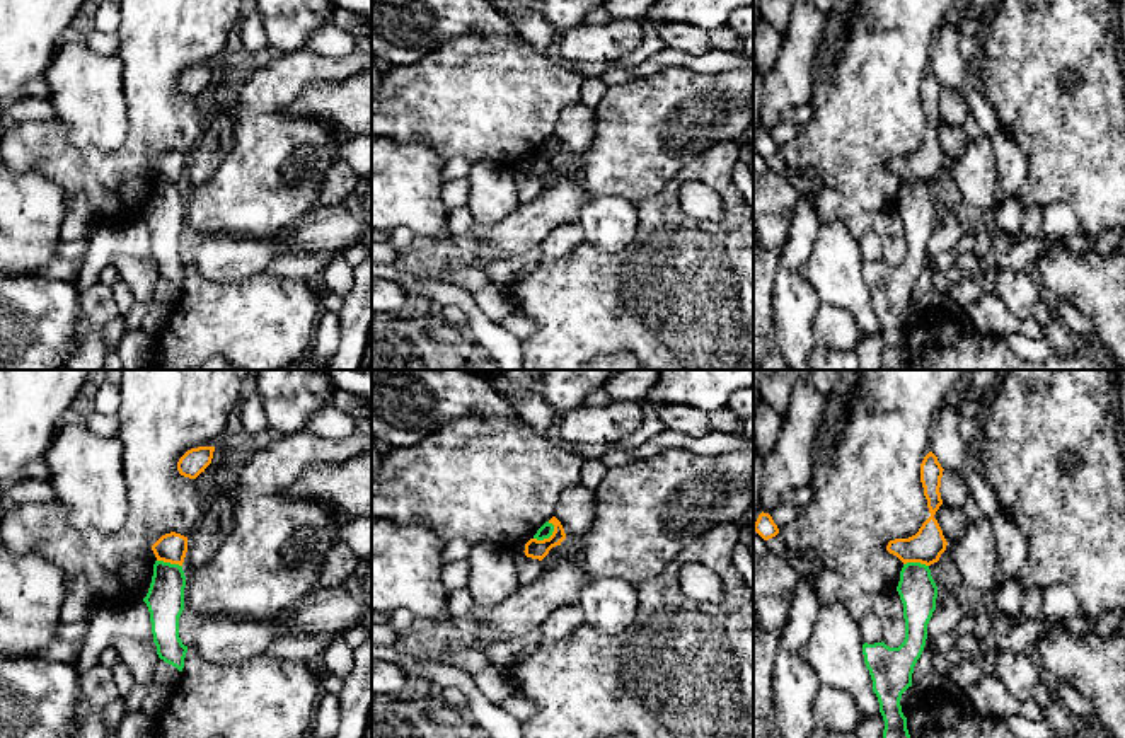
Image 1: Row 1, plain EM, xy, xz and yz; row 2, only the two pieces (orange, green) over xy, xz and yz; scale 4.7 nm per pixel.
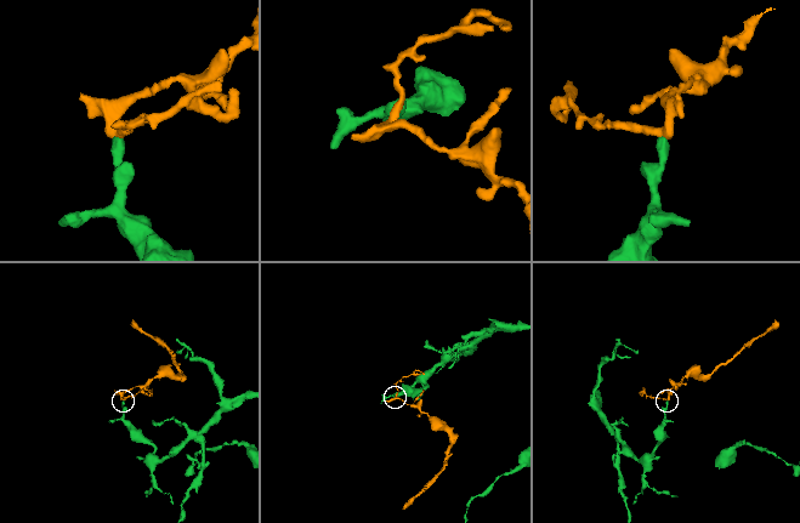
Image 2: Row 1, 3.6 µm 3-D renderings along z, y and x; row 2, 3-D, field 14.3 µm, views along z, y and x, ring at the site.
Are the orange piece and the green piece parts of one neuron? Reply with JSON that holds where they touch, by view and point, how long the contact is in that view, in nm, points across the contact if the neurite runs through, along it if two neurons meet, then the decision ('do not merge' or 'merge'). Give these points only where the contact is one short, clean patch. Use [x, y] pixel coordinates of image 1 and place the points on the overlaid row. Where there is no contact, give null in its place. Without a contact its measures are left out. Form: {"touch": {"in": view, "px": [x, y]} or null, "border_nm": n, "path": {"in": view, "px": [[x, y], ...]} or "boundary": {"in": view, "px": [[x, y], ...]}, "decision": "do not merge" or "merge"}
{"touch": {"in": "xz", "px": [546, 539]}, "border_nm": 120, "boundary": {"in": "xz", "px": [[554, 525], [548, 537], [534, 539]]}, "decision": "do not merge"}

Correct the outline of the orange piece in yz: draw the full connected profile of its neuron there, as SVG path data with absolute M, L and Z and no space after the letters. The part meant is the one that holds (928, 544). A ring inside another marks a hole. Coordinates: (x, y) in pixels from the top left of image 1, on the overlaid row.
M929 452L920 464L920 482L931 516L922 523L915 535L890 540L886 545L886 551L897 556L903 564L920 562L931 566L938 562L941 554L946 551L948 542L934 518L936 511L943 504L939 493L943 470L944 469L938 462L938 457Z

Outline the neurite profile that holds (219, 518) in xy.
M230 486L203 510L196 528L188 537L188 552L182 562L184 576L205 566L225 542L235 525L235 504Z

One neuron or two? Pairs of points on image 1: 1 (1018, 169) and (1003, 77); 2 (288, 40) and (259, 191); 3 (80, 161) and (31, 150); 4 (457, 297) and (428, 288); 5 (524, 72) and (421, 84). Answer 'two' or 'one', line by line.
1: two
2: two
3: one
4: one
5: one

